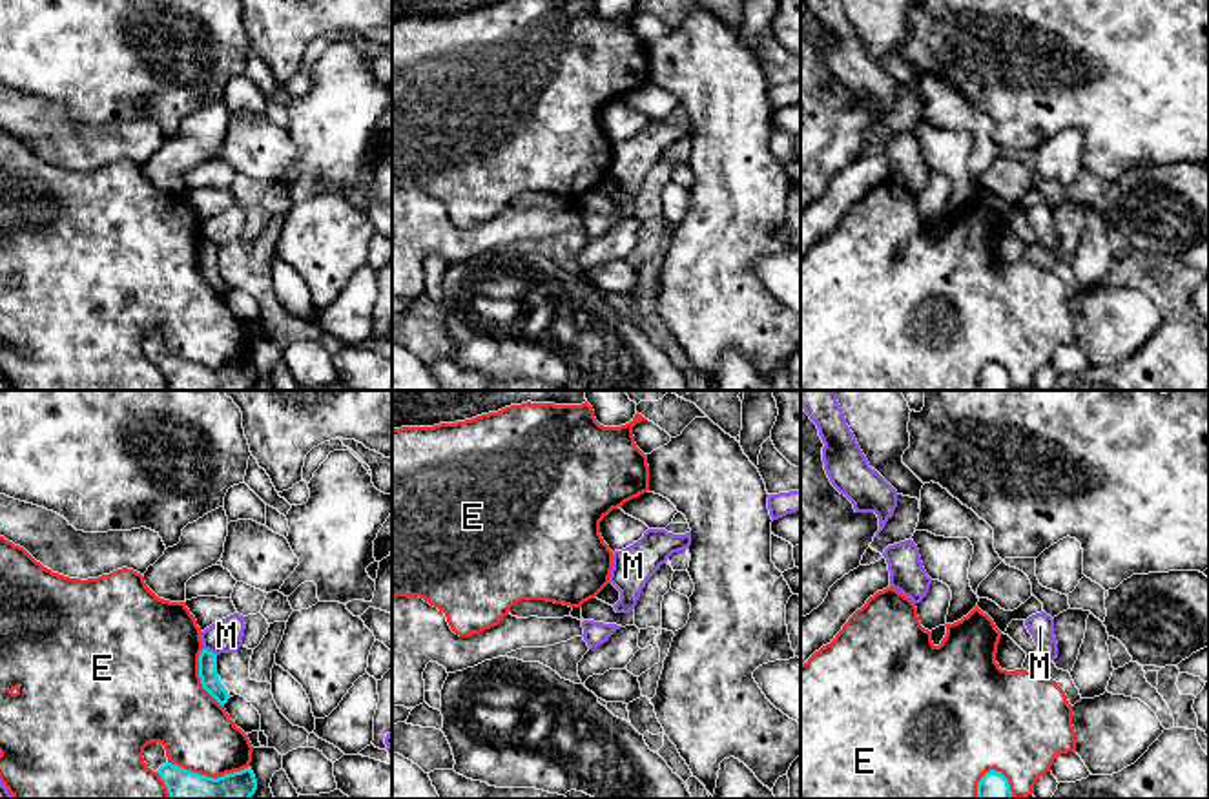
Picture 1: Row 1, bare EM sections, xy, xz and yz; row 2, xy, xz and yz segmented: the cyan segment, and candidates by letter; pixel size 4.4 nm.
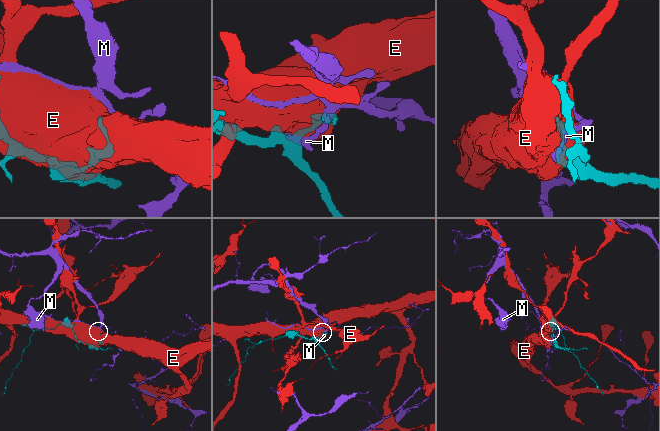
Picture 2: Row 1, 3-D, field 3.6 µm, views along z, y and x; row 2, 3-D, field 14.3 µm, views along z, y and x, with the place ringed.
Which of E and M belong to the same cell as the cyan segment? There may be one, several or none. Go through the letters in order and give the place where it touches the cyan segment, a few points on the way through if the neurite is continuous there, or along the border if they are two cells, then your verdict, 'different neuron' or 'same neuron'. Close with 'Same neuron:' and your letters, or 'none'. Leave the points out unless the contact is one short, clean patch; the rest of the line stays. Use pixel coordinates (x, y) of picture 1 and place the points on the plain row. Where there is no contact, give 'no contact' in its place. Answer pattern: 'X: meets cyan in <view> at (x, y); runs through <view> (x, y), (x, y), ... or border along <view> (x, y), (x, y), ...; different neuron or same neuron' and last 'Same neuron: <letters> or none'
E: meets cyan in xy at (201, 270); different neuron
M: meets cyan in xy at (210, 243); border along xy (203, 239), (216, 247); different neuron
Same neuron: none

